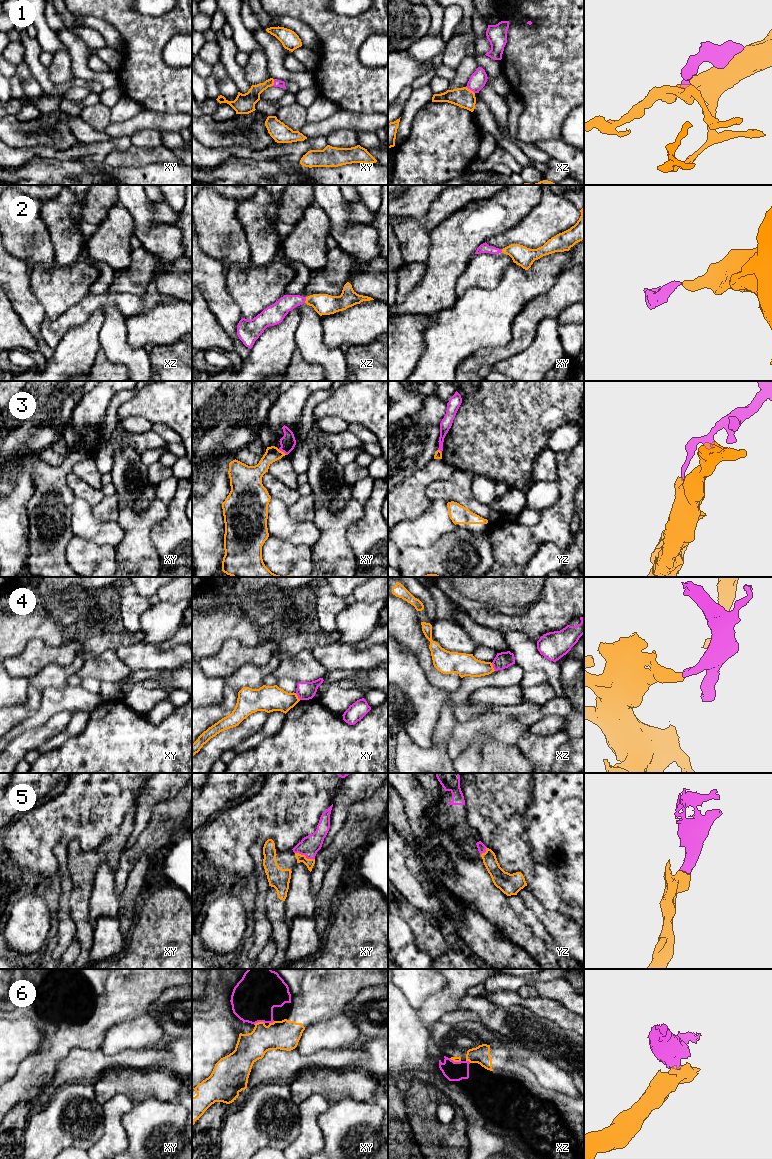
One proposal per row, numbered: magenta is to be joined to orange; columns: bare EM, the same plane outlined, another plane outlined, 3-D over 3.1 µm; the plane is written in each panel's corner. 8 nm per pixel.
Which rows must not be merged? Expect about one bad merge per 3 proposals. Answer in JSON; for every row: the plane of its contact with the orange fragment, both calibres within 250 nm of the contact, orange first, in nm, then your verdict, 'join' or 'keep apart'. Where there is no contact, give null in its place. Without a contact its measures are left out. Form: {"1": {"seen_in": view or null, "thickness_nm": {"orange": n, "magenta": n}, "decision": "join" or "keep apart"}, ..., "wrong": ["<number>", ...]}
{"1": {"seen_in": "xz", "thickness_nm": {"orange": 160, "magenta": 140}, "decision": "join"}, "2": {"seen_in": "xz", "thickness_nm": {"orange": 170, "magenta": 140}, "decision": "join"}, "3": {"seen_in": "xy", "thickness_nm": {"orange": 120, "magenta": 120}, "decision": "keep apart"}, "4": {"seen_in": "xz", "thickness_nm": {"orange": 180, "magenta": 130}, "decision": "keep apart"}, "5": {"seen_in": "xy", "thickness_nm": {"orange": 70, "magenta": 160}, "decision": "join"}, "6": {"seen_in": "xy", "thickness_nm": {"orange": 240, "magenta": 360}, "decision": "keep apart"}, "wrong": ["3", "4", "6"]}

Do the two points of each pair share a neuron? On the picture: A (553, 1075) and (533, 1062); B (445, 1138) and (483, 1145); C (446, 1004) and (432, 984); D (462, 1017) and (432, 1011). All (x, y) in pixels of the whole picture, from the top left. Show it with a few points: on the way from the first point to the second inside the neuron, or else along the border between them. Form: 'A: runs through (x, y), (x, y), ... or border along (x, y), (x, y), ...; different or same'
A: runs through (548, 1074), (538, 1065); same
B: border along (467, 1124), (469, 1148); different
C: border along (446, 979), (446, 983), (429, 997); different
D: border along (457, 1008), (446, 1012), (439, 1019); different

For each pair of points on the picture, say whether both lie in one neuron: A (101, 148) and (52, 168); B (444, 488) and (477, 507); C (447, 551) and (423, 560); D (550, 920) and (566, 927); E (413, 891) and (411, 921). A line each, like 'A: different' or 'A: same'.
A: different
B: same
C: same
D: same
E: different

